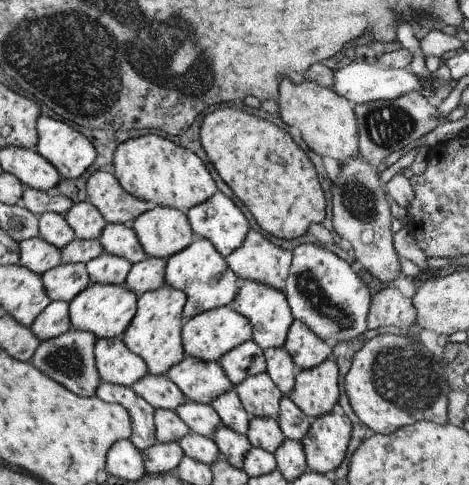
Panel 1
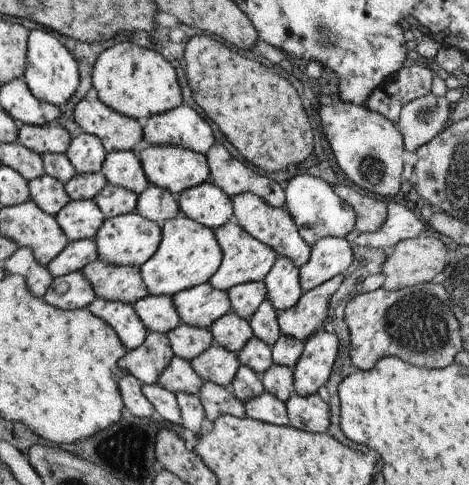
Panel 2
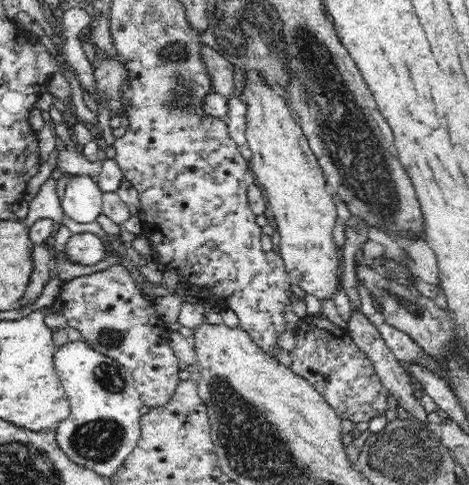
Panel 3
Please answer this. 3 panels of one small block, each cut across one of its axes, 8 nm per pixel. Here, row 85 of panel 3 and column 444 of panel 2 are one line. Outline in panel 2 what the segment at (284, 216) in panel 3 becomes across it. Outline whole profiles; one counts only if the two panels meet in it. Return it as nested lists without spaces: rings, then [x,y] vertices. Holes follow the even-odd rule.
[[[421,234],[421,236],[411,238],[411,240],[401,240],[387,252],[387,258],[381,266],[381,274],[385,276],[385,282],[381,288],[395,292],[395,290],[403,290],[409,286],[417,286],[417,284],[429,284],[433,280],[433,276],[439,278],[439,272],[447,264],[449,262],[445,260],[445,246],[441,244],[439,238]]]

